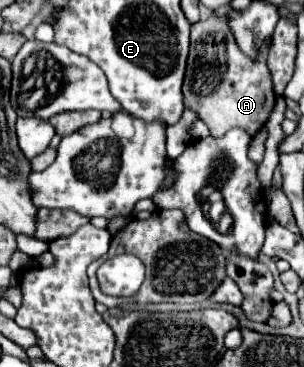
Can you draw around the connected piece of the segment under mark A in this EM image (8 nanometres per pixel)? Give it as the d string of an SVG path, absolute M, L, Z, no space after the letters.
M210 16L204 22L192 24L190 54L182 84L184 108L192 110L210 128L212 136L222 136L232 128L244 128L250 136L254 136L266 124L276 104L266 56L268 44L260 50L256 60L246 58L234 42L234 36L226 24L226 16Z

